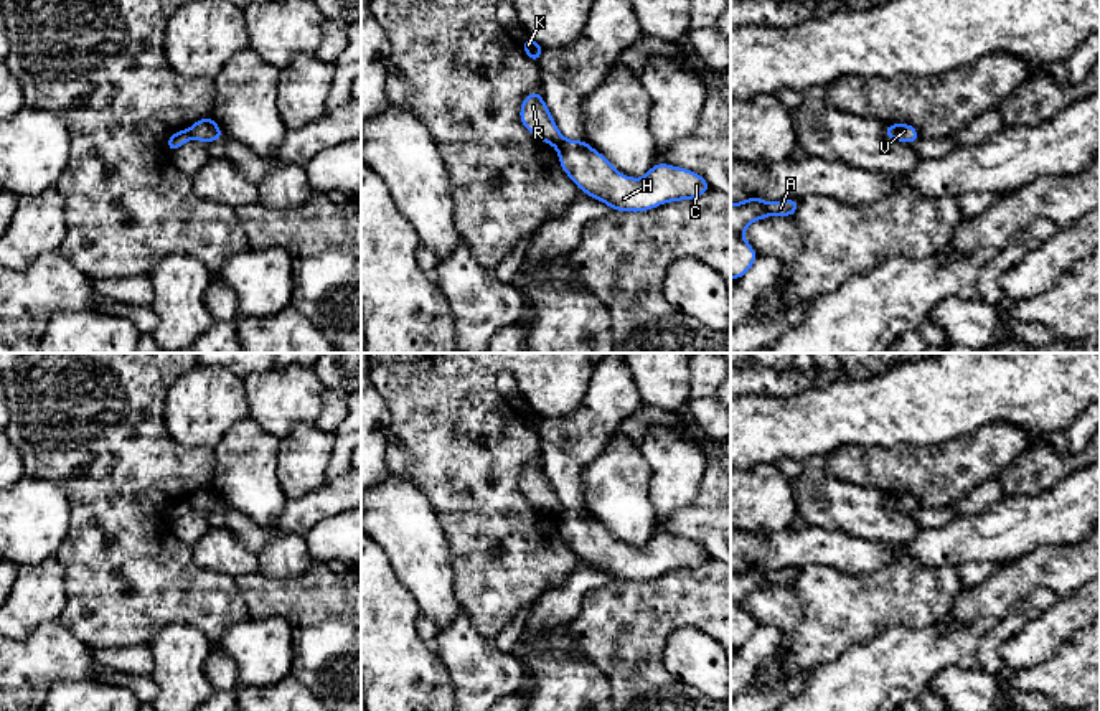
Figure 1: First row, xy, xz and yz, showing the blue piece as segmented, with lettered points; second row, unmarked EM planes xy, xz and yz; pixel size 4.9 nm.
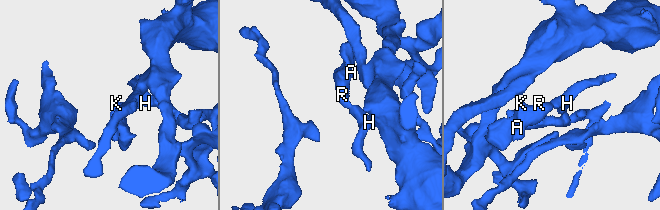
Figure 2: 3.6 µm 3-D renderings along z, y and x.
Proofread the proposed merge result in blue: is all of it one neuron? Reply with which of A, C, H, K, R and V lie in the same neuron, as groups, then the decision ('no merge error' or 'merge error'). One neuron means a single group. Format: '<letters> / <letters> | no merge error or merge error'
A K R / C H V | merge error

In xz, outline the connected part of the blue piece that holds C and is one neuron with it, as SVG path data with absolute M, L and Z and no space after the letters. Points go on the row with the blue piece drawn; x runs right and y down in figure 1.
M564 140L557 153L579 190L607 203L612 211L640 213L668 201L694 200L712 188L701 175L668 163L653 165L640 180L630 178L584 140Z

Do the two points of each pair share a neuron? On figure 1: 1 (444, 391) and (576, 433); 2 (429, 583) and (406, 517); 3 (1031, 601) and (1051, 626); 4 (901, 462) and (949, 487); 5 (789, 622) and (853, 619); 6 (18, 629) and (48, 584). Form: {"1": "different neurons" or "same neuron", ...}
{"1": "different neurons", "2": "same neuron", "3": "different neurons", "4": "same neuron", "5": "different neurons", "6": "same neuron"}

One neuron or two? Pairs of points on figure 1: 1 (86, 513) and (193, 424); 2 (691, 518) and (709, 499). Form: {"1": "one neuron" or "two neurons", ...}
{"1": "two neurons", "2": "two neurons"}

